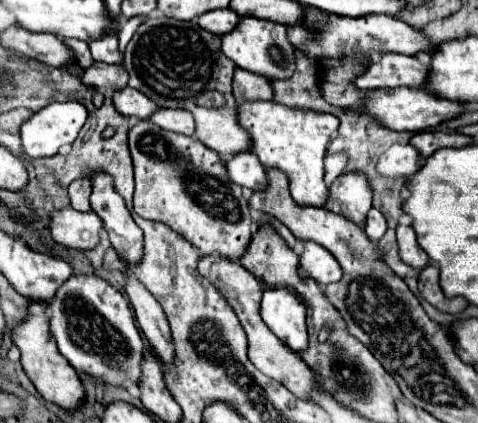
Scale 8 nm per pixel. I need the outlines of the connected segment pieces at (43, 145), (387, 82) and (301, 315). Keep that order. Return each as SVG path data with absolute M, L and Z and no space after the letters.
M66 101L66 103L50 103L46 105L44 109L40 109L38 113L34 113L20 129L20 139L22 139L22 149L28 157L52 157L60 151L60 147L64 145L72 145L80 127L84 125L88 117L88 111L84 105L80 103L72 103L72 101Z
M384 53L380 63L366 67L366 73L356 79L360 89L396 89L396 87L422 87L430 65L420 63L416 57Z
M290 289L264 291L262 319L270 327L270 331L292 351L298 353L306 349L306 305L302 305Z

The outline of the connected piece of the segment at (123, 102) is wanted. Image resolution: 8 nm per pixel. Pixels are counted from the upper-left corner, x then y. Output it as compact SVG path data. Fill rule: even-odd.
M130 87L114 93L112 101L114 101L114 107L126 117L136 115L140 119L148 119L154 111L158 111L158 105L154 101L150 101L146 95L142 95L136 89L130 89Z

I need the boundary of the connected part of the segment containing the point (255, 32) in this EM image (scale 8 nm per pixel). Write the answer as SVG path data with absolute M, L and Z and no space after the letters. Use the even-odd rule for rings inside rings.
M240 17L238 27L222 37L222 53L240 69L264 75L268 79L290 79L296 71L294 47L290 47L290 41L286 39L286 27L256 17Z

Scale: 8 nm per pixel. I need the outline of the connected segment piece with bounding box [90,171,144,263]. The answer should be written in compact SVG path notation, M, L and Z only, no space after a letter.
M92 171L92 195L90 207L102 219L104 229L110 235L112 247L126 263L136 263L142 259L144 235L134 223L124 199L114 189L114 179L104 171Z

